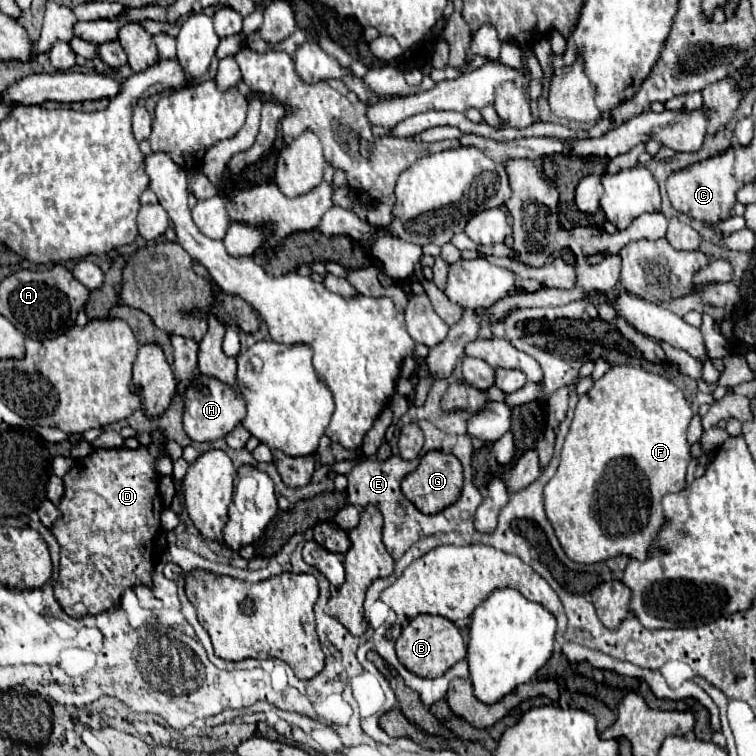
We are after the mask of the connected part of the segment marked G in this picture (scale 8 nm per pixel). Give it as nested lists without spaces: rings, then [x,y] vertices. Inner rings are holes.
[[[428,451],[414,473],[406,475],[402,481],[402,493],[412,501],[416,509],[420,509],[426,515],[440,513],[448,505],[452,505],[462,491],[462,465],[454,455],[446,455],[442,451]]]

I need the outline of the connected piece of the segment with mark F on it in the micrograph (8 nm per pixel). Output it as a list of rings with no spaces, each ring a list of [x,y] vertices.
[[[630,365],[612,367],[610,371],[604,373],[604,377],[600,377],[594,383],[594,387],[586,395],[580,397],[580,401],[576,405],[576,411],[574,411],[572,425],[570,425],[570,433],[564,441],[560,467],[558,467],[556,475],[544,487],[546,517],[552,523],[552,527],[556,531],[556,537],[558,537],[564,553],[568,555],[568,559],[572,559],[576,563],[600,563],[600,561],[608,561],[608,559],[618,557],[618,555],[628,555],[632,559],[646,561],[648,557],[652,557],[652,553],[650,553],[652,549],[660,549],[658,535],[660,535],[660,531],[666,523],[666,515],[664,515],[664,509],[662,509],[662,497],[668,495],[668,493],[680,493],[686,487],[686,469],[692,461],[692,445],[686,441],[686,429],[688,429],[688,423],[690,423],[692,415],[694,413],[692,413],[690,405],[686,403],[682,391],[672,381],[668,381],[662,375],[654,375],[654,373],[648,373],[640,367],[630,367]]]

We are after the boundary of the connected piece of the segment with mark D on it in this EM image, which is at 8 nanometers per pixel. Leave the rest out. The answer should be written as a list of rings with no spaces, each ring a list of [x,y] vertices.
[[[156,431],[152,433],[154,443],[148,447],[140,447],[136,451],[128,449],[128,447],[118,447],[118,449],[94,449],[88,457],[78,459],[74,463],[74,467],[64,475],[64,495],[62,501],[58,503],[58,509],[62,511],[62,517],[50,527],[52,535],[56,537],[58,545],[60,545],[60,575],[58,575],[58,583],[54,585],[54,597],[60,603],[60,607],[64,609],[66,615],[74,617],[74,619],[82,619],[86,615],[98,615],[104,613],[112,607],[116,607],[120,603],[120,597],[126,589],[136,587],[136,585],[144,585],[144,587],[154,587],[152,583],[152,571],[154,571],[154,561],[152,561],[152,545],[154,545],[154,537],[158,533],[160,527],[160,513],[162,513],[162,501],[160,501],[160,493],[158,493],[158,475],[154,471],[154,457],[164,451],[162,445],[162,435]]]

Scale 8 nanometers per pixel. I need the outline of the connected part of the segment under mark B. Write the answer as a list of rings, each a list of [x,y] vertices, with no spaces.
[[[420,615],[402,629],[396,641],[396,655],[410,673],[424,679],[434,679],[444,675],[452,665],[466,657],[466,643],[452,621],[438,615]]]

